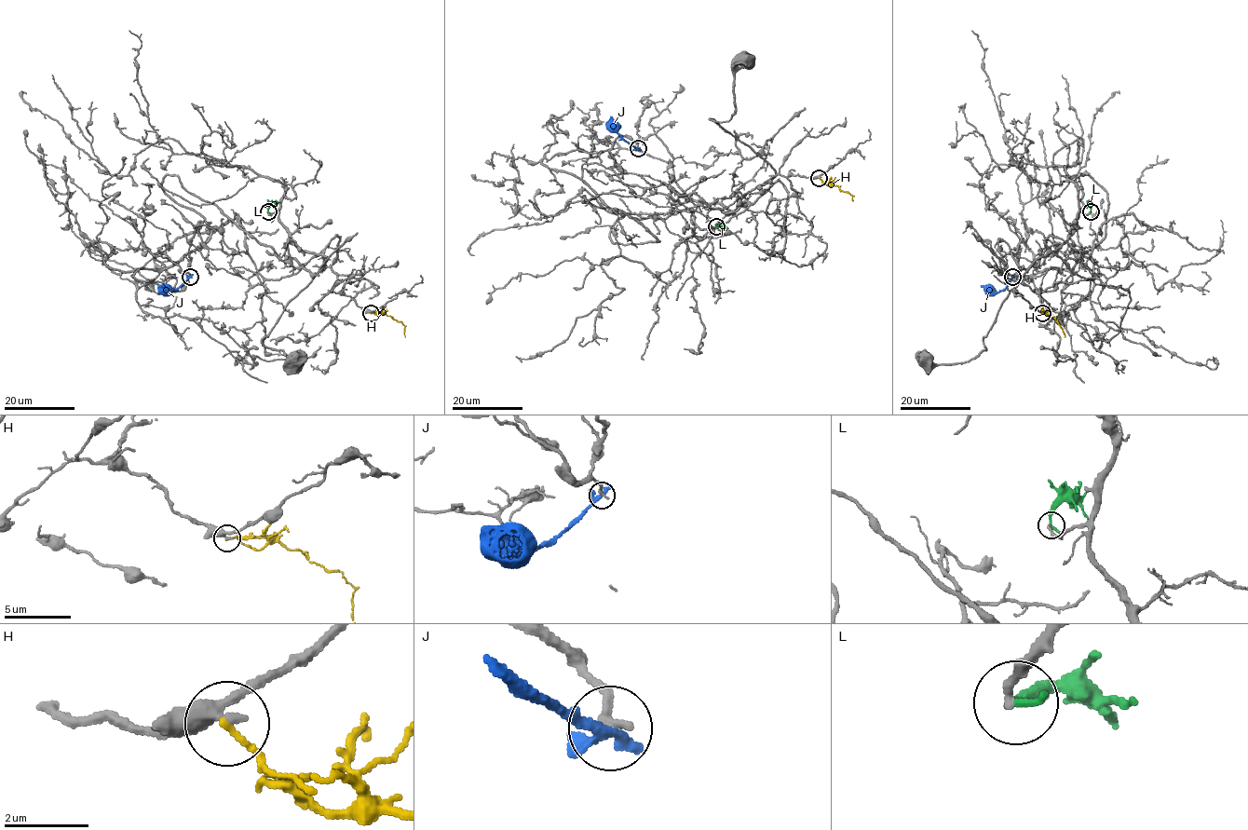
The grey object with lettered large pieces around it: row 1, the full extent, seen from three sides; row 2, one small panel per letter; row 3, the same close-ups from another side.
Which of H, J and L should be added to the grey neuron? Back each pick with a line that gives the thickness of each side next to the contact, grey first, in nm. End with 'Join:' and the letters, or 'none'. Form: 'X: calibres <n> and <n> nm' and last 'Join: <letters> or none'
Join: none

